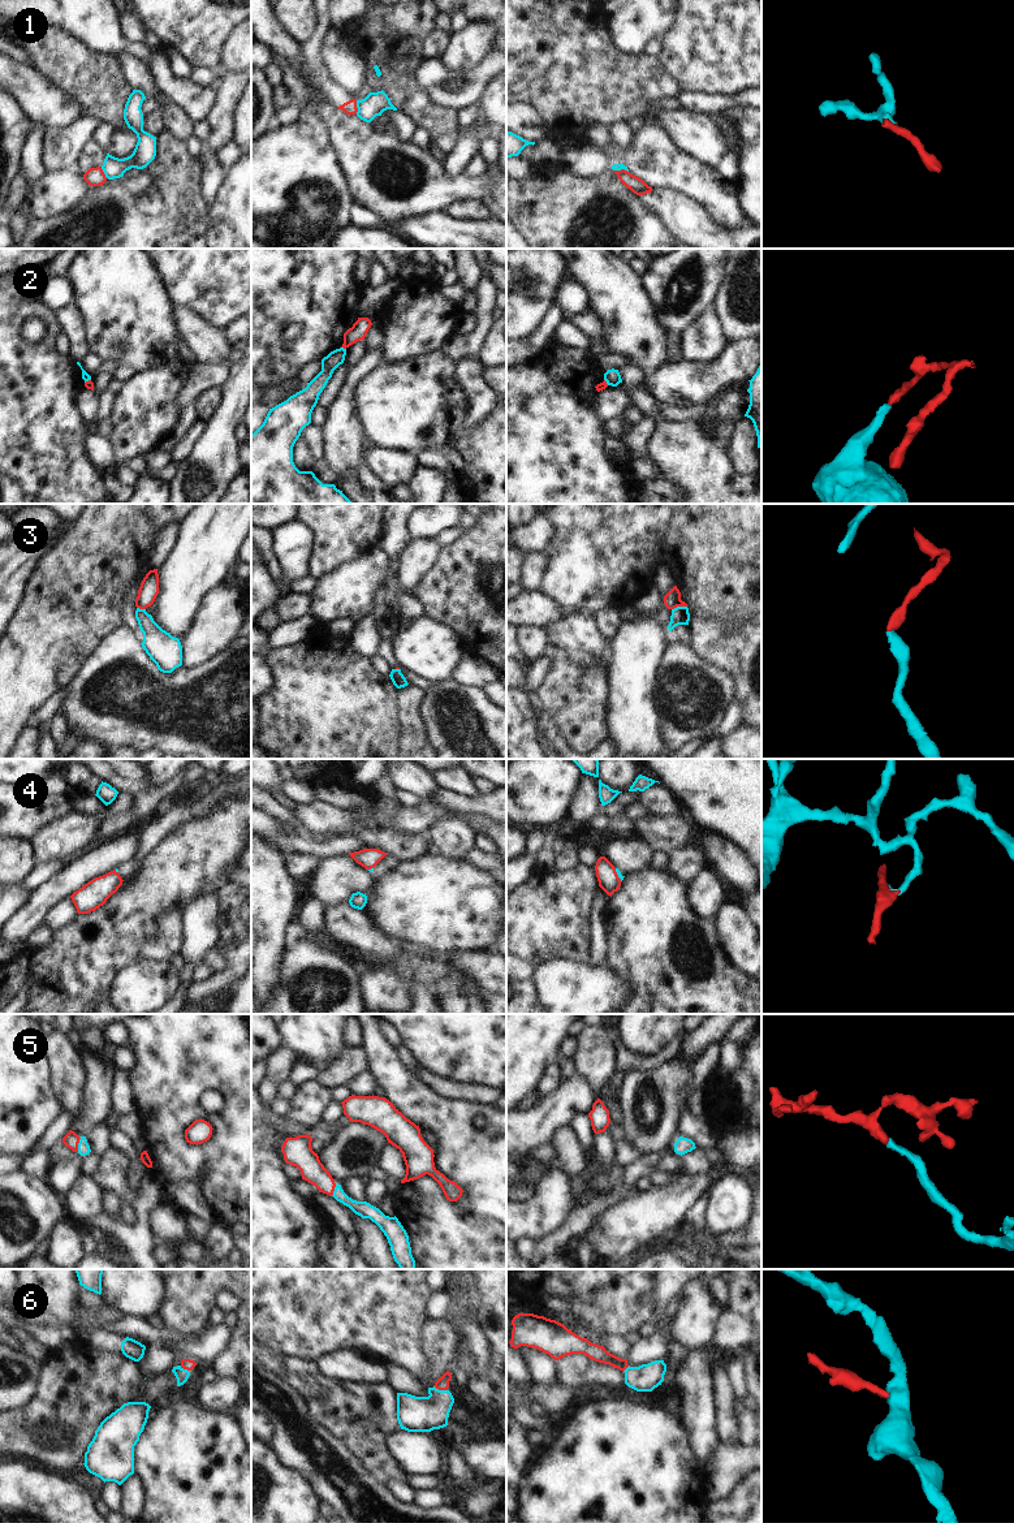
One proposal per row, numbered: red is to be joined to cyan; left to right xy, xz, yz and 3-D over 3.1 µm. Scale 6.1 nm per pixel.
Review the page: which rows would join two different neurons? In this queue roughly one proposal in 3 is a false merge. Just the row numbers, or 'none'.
1, 2, 3

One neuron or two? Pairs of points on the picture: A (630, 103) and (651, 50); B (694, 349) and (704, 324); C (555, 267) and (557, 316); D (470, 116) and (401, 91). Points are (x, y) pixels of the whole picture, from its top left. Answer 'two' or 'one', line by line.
A: two
B: one
C: two
D: two

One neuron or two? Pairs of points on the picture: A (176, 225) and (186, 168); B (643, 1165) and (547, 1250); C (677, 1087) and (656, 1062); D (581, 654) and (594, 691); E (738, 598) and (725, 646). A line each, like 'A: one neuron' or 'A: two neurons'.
A: one neuron
B: one neuron
C: two neurons
D: two neurons
E: two neurons

